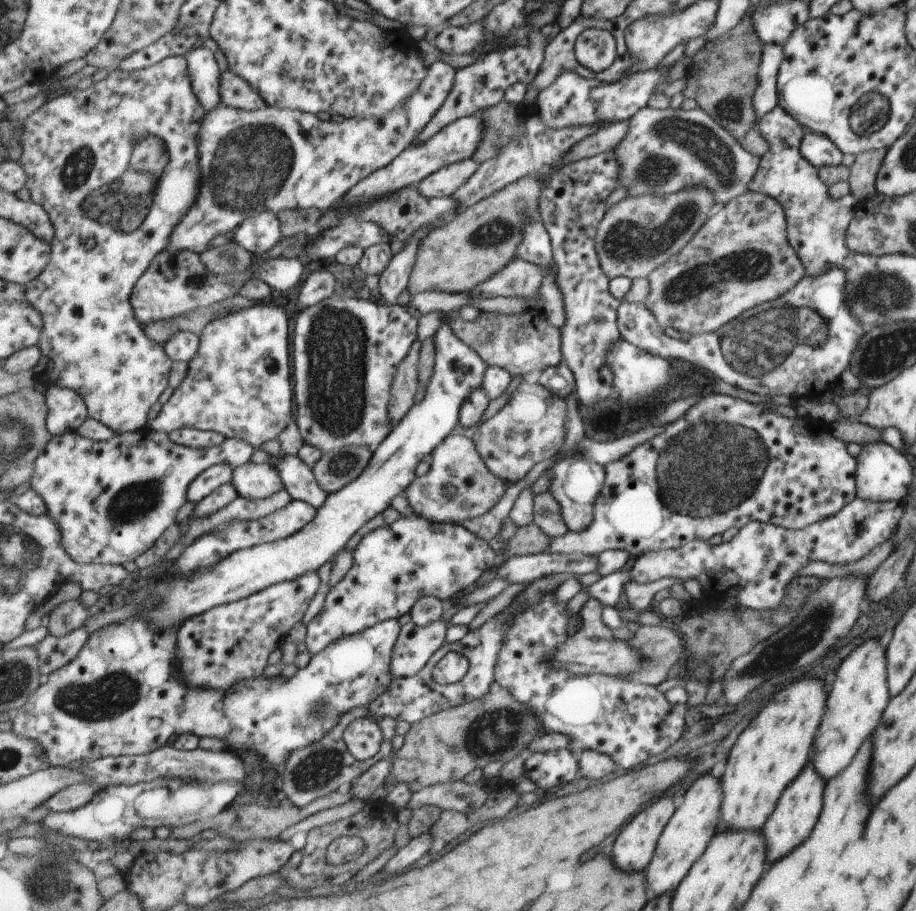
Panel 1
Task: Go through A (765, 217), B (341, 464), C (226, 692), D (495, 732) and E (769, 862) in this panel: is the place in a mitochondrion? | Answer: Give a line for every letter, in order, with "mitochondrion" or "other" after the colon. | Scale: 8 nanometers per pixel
A: other
B: mitochondrion
C: other
D: mitochondrion
E: other

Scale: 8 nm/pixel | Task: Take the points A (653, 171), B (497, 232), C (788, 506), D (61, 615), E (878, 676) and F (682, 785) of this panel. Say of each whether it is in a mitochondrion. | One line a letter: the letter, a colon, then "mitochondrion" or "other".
A: mitochondrion
B: mitochondrion
C: other
D: other
E: other
F: other

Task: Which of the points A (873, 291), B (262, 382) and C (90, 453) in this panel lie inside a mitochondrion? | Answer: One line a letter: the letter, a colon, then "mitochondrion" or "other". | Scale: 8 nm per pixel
A: mitochondrion
B: other
C: other

